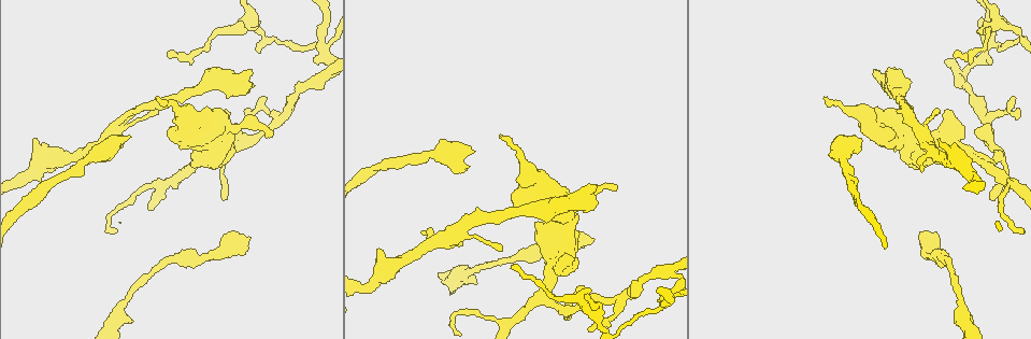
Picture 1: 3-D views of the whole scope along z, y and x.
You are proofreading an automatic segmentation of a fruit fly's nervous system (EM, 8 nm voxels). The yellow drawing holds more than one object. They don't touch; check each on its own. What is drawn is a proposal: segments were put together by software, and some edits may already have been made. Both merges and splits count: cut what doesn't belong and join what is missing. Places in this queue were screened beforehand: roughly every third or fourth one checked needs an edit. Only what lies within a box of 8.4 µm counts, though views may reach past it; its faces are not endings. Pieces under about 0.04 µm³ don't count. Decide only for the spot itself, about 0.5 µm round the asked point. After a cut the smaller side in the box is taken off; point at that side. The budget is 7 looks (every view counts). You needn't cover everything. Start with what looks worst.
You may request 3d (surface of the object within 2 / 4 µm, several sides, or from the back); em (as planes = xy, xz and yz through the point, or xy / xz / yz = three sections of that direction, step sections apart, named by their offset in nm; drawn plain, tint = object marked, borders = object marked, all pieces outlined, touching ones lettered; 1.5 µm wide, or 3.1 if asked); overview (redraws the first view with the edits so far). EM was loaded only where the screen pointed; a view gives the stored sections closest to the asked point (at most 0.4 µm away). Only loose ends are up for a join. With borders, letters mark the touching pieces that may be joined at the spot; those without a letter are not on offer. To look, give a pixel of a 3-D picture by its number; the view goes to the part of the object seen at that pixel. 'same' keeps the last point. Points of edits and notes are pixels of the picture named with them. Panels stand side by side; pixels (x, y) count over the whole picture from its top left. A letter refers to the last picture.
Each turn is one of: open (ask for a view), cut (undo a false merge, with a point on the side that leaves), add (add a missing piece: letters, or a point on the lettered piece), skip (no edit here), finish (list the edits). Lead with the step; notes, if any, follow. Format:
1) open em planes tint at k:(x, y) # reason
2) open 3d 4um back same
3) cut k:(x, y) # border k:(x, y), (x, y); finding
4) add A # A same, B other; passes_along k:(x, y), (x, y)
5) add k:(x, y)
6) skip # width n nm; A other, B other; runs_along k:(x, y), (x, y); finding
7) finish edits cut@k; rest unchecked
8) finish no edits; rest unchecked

open 3d 2um back at 1:(467, 166) # an open end

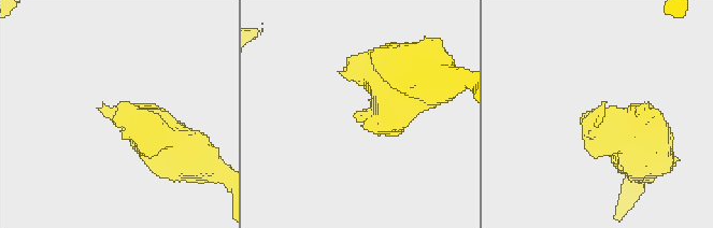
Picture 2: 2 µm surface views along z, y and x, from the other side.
open em xy step 4 borders at 2:(115, 120) # now the EM

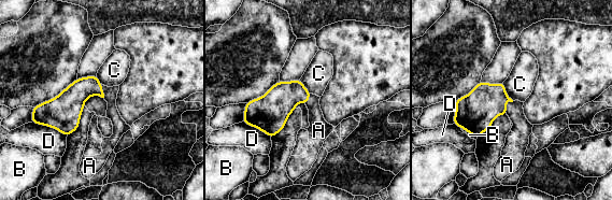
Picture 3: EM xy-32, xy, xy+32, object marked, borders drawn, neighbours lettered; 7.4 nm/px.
add A # A same, B other, C other, D other; passes_along 3:(475, 112), (504, 104), (522, 128); the neuron continues

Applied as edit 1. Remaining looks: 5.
open overview

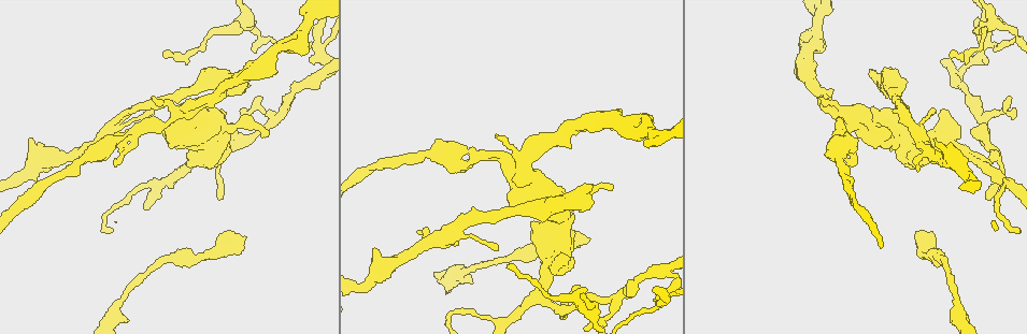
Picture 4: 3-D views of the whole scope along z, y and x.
open 3d 4um at 4:(419, 230) # free end

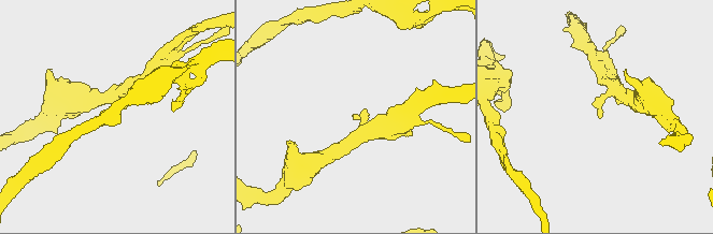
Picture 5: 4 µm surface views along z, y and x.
open em yz step 8 borders at 5:(352, 115)

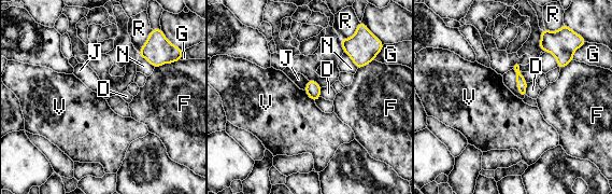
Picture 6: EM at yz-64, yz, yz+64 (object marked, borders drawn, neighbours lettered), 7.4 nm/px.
open em planes borders same

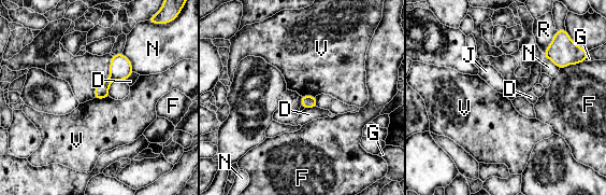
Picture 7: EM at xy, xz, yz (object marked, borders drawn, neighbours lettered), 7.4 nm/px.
skip # longest_contact N 170 nm; D other, F other, G other, J other, N other, R other, V other; no lettered piece goes on from it

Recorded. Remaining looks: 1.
finish edits add@3; rest unchecked

